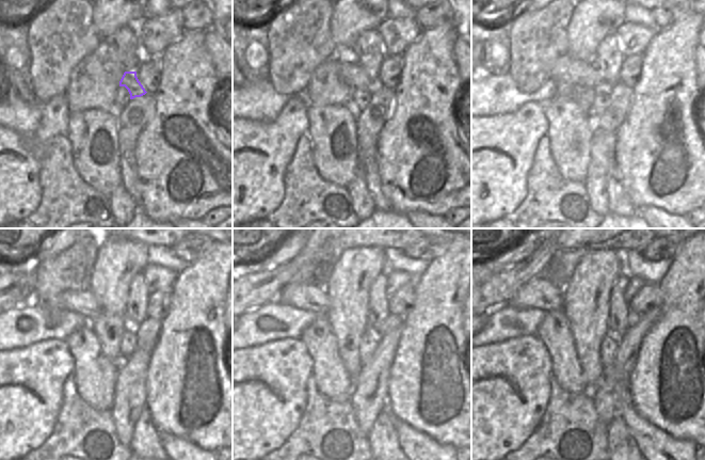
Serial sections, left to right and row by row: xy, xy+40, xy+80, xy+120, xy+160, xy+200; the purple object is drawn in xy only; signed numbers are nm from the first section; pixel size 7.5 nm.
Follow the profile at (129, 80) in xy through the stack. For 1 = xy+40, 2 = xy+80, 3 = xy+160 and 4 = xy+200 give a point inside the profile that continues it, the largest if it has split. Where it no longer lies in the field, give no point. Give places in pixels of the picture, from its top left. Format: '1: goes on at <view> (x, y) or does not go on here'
1: goes on at xy+40 (347, 68)
2: goes on at xy+80 (567, 68)
3: goes on at xy+160 (302, 296)
4: goes on at xy+200 (539, 292)

